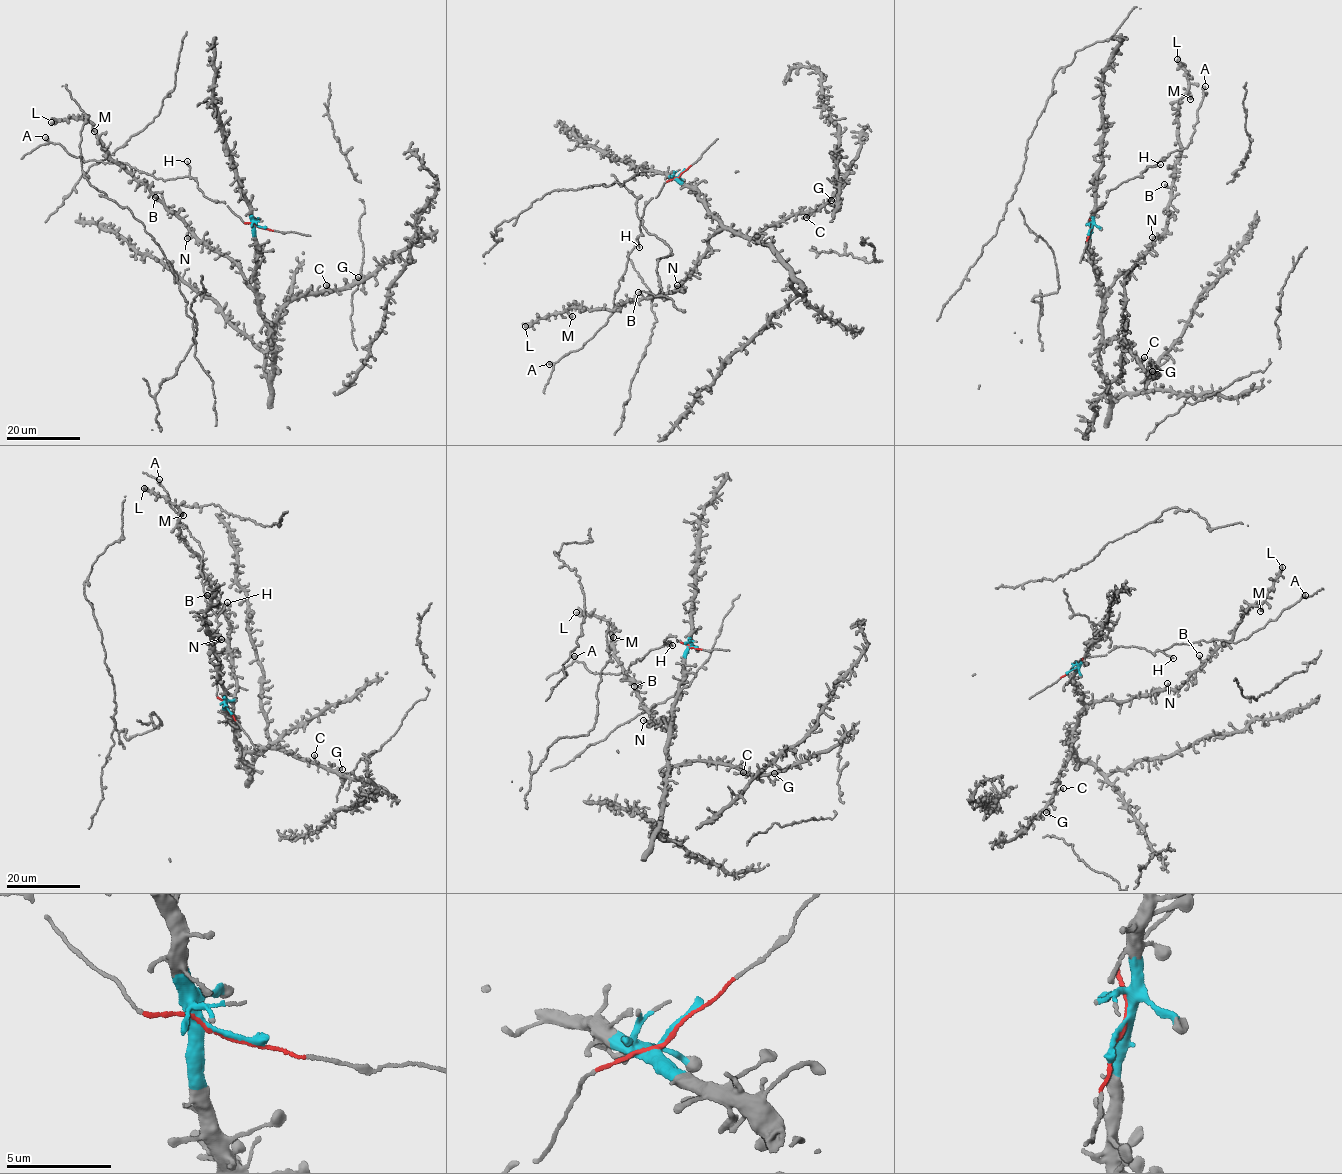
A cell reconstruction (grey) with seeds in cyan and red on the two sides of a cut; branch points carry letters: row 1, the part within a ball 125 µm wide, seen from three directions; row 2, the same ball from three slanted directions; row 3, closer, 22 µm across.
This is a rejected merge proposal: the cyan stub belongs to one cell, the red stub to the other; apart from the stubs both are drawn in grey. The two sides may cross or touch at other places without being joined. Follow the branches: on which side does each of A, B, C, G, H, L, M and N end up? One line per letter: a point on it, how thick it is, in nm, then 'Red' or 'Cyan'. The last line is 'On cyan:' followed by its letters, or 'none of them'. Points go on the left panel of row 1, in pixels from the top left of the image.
A: Place: (45, 137). Thickness 550 nm. Red
B: Place: (155, 197). Thickness 500 nm. Cyan
C: Place: (326, 285). Thickness 420 nm. Cyan
G: Place: (358, 277). Thickness 260 nm. Cyan
H: Place: (187, 161). Thickness 150 nm. Red
L: Place: (51, 122). Thickness 360 nm. Cyan
M: Place: (94, 131). Thickness 480 nm. Cyan
N: Place: (187, 238). Thickness 400 nm. Cyan
On cyan: B, C, G, L, M, N

